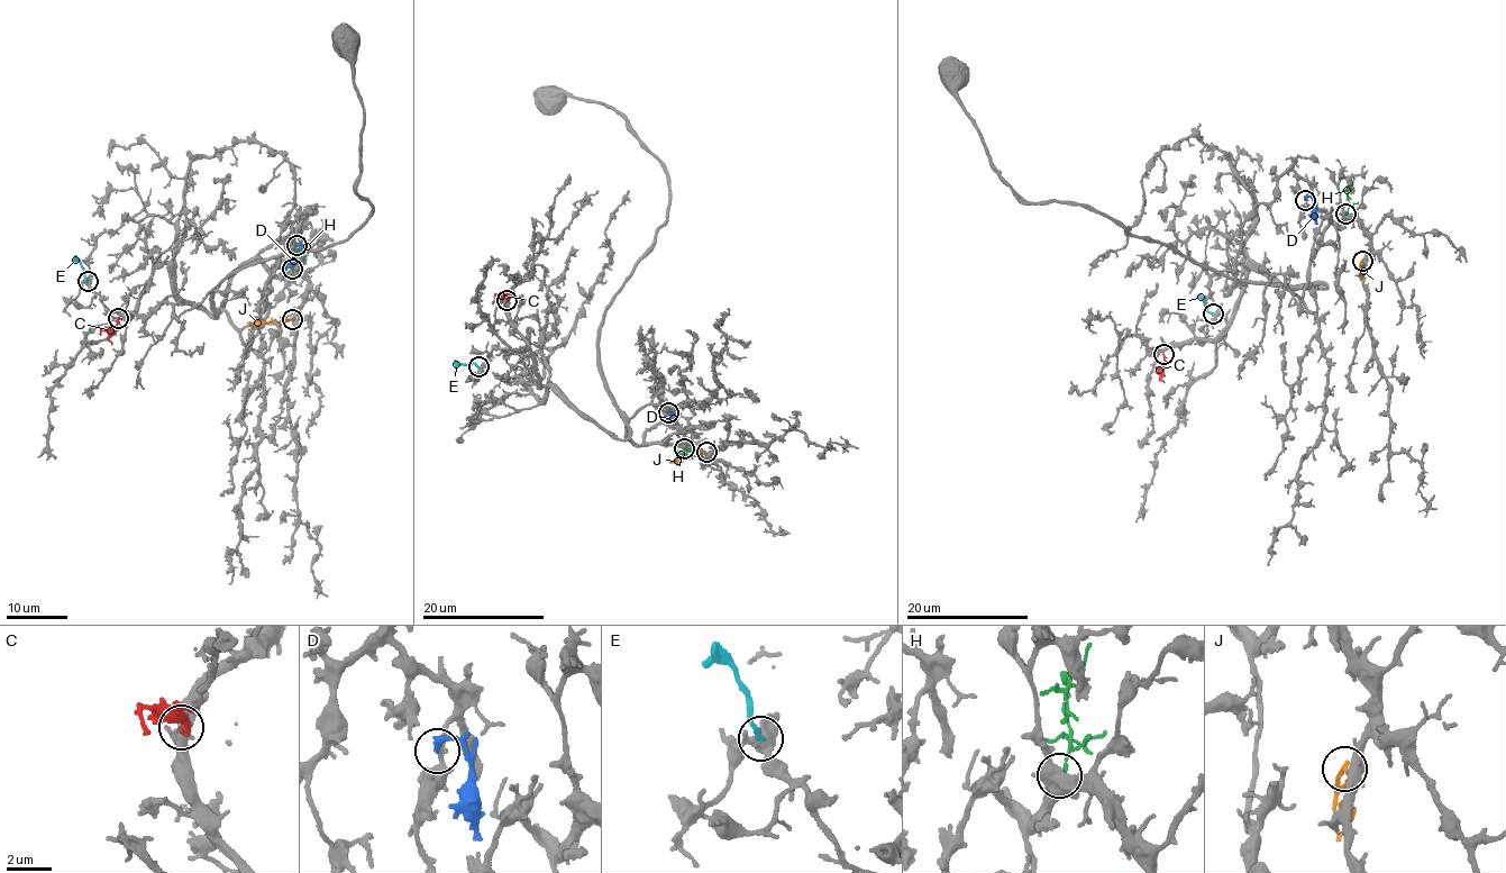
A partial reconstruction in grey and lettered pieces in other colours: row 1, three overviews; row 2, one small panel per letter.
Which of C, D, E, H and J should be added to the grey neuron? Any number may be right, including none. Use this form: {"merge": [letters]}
{"merge": ["C"]}

